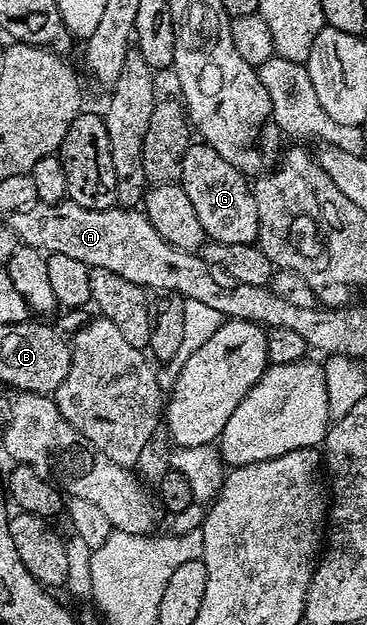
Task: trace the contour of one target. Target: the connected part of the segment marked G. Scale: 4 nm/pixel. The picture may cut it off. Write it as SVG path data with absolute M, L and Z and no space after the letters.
M205 142L191 143L190 149L182 159L181 186L184 194L192 201L196 209L196 218L200 218L200 226L204 226L207 237L216 244L252 244L258 238L258 215L256 214L256 198L249 179L232 162L224 162L216 150Z

